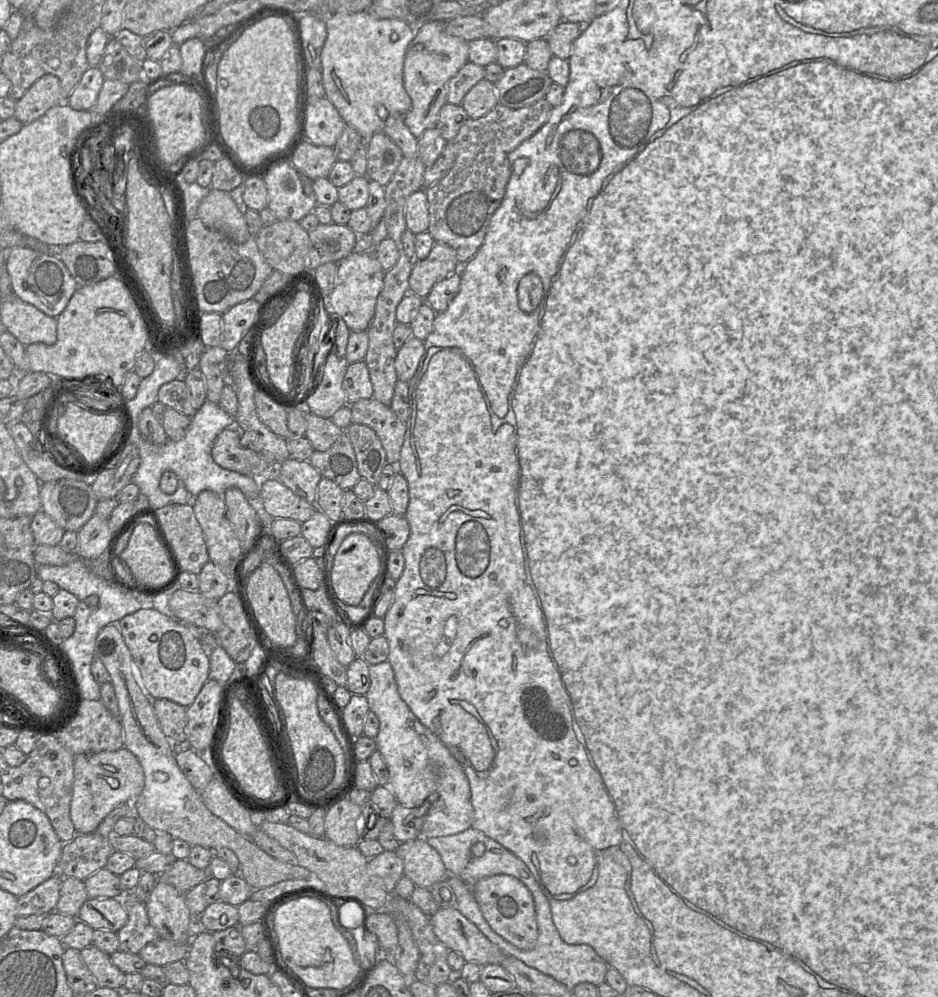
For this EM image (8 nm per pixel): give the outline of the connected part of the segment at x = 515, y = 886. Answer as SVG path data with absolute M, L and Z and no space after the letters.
M507 875L483 878L471 886L473 896L490 928L520 950L531 950L538 938L533 897L518 879Z

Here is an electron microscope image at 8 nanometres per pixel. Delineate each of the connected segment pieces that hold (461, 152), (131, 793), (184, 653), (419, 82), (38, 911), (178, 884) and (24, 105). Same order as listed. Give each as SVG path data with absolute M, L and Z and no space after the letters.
M545 98L540 99L529 106L518 108L518 109L509 108L498 103L485 116L477 119L469 118L459 129L459 132L457 133L456 137L452 141L447 141L447 142L453 142L453 144L456 147L456 160L451 170L440 181L433 184L429 188L425 189L427 194L428 211L429 211L429 227L427 231L431 234L431 236L436 242L443 242L448 246L450 246L456 252L457 260L460 264L460 267L463 266L468 260L473 258L476 252L478 251L478 249L481 247L485 238L485 234L489 227L491 217L494 214L494 212L498 209L498 207L500 206L504 198L506 186L510 177L509 154L515 148L517 148L523 141L530 138L541 126L544 125L544 123L547 121L550 115L551 110L552 110L552 106L548 101L545 100Z
M122 747L115 751L86 753L74 757L74 781L70 817L77 834L93 833L121 803L133 803L144 788L144 771L136 756Z
M145 606L132 614L126 615L118 622L118 626L144 689L154 699L168 699L185 708L189 707L209 679L209 652L203 646L199 637L187 625L166 612L160 612L154 606Z
M431 20L416 26L415 37L410 43L404 59L403 82L412 101L411 109L405 114L405 124L417 139L425 130L436 126L440 109L447 103L449 81L468 62L468 42L463 38L448 34L445 31L444 22Z
M56 873L24 896L18 897L18 917L48 915L49 913L56 911L62 878L63 876Z
M175 860L167 871L157 875L157 881L167 883L185 894L209 877L209 867L199 869L190 864L188 860Z
M46 74L33 83L23 97L16 101L14 117L23 124L28 124L57 105L68 105L68 98L62 97L59 79L55 75Z

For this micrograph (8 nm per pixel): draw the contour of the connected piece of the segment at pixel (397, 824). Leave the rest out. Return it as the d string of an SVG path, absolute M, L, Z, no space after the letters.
M425 801L420 807L408 808L397 804L390 818L394 835L400 843L414 840L420 836L425 816L430 808L430 801Z

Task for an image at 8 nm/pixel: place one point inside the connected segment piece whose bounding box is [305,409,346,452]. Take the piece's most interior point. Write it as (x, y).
(322, 433)

